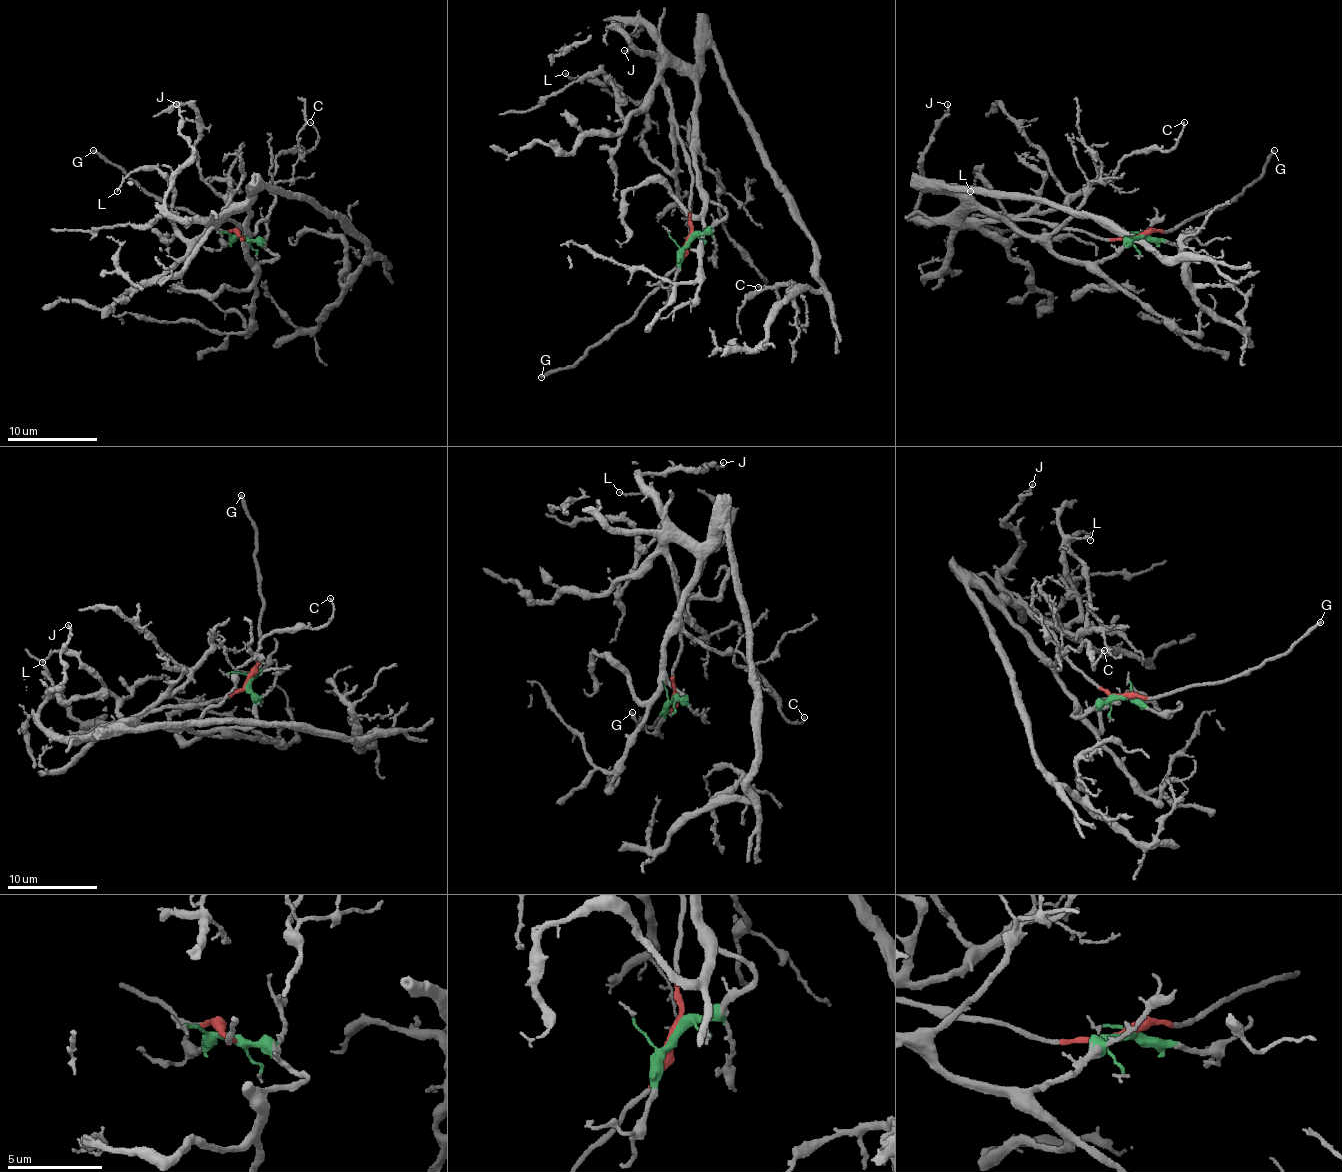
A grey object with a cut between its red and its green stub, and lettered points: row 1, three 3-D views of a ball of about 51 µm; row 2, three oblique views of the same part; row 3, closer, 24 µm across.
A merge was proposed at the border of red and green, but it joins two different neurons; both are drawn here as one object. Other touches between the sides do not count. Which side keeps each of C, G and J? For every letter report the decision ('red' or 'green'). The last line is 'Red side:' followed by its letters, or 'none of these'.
C: green
G: red
J: green
Red side: G

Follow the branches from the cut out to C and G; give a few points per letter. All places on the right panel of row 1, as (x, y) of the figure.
C: (1137, 236), (1086, 262), (1061, 258), (1050, 242), (1093, 184), (1106, 182), (1135, 153), (1169, 150), (1184, 121)
G: (1137, 236), (1178, 229), (1198, 215), (1225, 206), (1263, 173), (1267, 157), (1274, 150)

